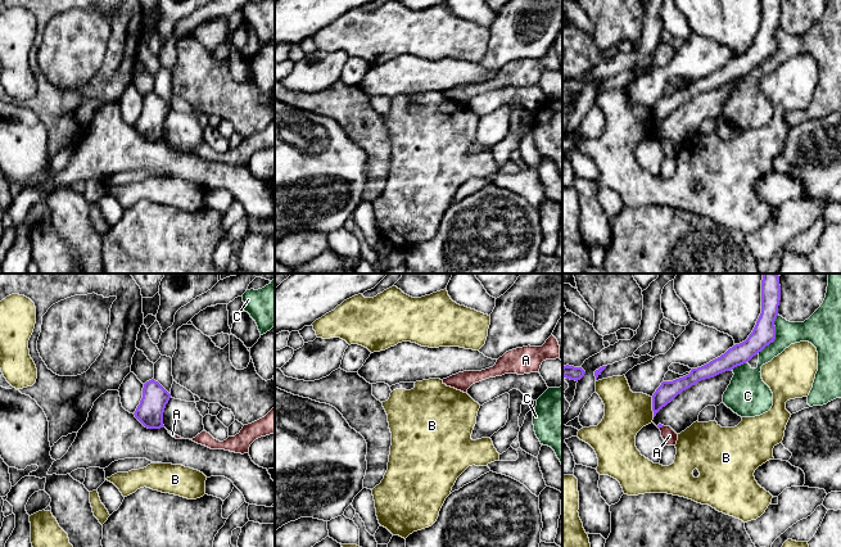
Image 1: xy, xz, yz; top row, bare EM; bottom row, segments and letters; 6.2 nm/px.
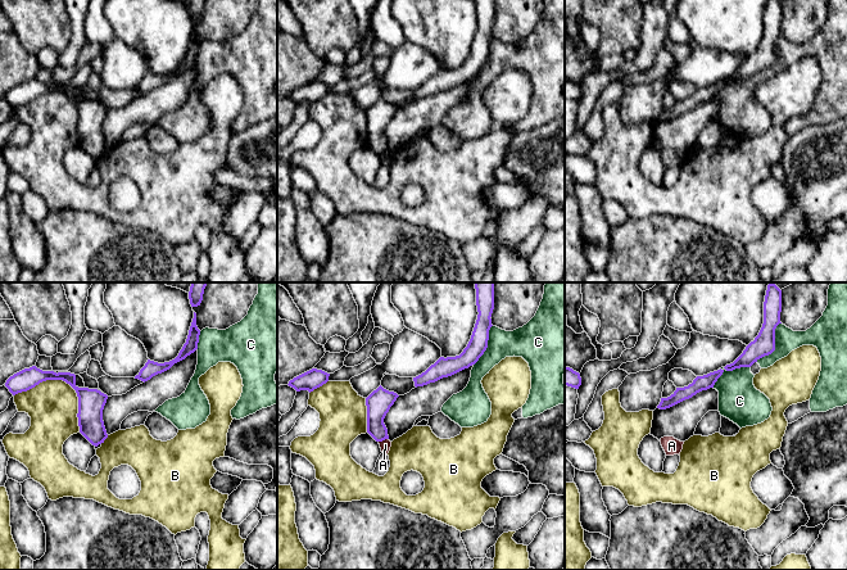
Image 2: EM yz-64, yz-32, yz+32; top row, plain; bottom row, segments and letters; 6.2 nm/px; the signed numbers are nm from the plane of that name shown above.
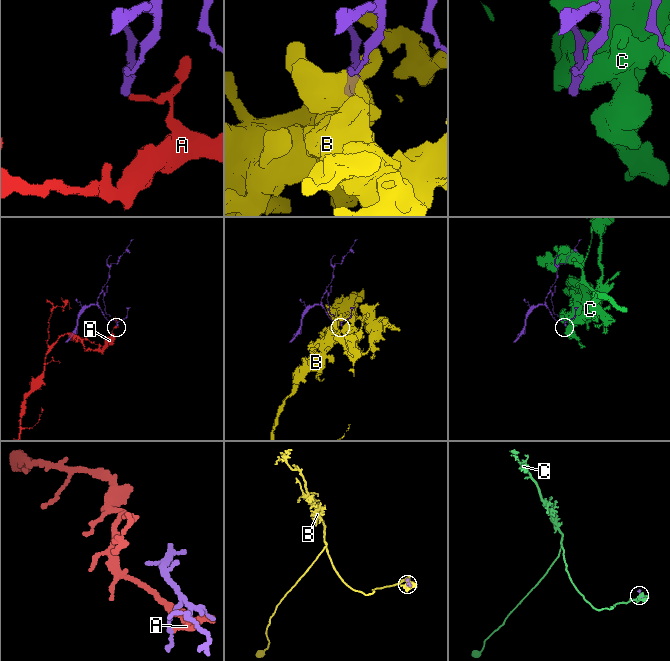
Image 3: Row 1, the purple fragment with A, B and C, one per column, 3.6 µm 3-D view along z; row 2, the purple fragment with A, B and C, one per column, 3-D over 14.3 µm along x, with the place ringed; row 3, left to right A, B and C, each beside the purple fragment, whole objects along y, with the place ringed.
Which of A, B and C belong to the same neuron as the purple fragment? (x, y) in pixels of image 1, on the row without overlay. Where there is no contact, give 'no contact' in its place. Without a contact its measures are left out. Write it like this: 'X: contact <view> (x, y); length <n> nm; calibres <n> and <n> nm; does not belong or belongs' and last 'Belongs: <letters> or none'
A: contact yz (660, 139); length 40 nm; calibres 20 and 90 nm; does not belong
B: contact yz (652, 120); length 130 nm; calibres 120 and 280 nm; does not belong
C: contact yz (774, 49); length 280 nm; calibres 140 and 160 nm; does not belong
Belongs: none

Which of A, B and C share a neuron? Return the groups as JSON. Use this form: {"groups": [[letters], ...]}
{"groups": [["A"], ["B"], ["C"]]}

